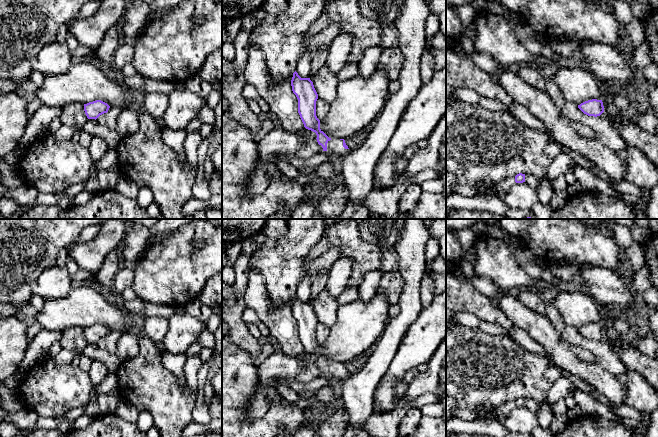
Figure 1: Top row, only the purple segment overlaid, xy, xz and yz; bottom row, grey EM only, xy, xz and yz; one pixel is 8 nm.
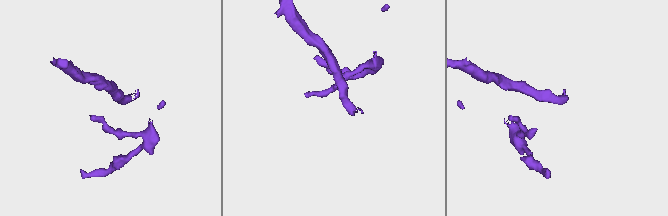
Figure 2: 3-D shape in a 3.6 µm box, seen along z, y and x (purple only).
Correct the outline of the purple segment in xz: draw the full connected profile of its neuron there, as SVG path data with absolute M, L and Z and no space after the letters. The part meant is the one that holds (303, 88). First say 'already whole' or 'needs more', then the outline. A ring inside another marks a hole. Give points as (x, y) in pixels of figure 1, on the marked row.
needs more; M404 0L400 13L396 16L393 25L398 32L398 48L403 54L403 65L398 82L400 89L390 94L387 101L372 125L363 135L361 144L356 149L349 149L344 139L329 138L320 129L320 120L316 116L316 101L318 94L310 78L301 78L295 71L291 80L292 91L298 99L298 113L304 127L317 135L317 142L322 146L323 151L327 151L335 157L337 166L343 176L344 183L348 187L349 203L353 203L356 208L350 219L369 219L371 212L363 203L365 197L373 190L374 169L383 152L386 150L389 141L394 134L399 120L411 100L417 95L422 86L420 78L420 60L425 50L426 20L430 15L426 0Z

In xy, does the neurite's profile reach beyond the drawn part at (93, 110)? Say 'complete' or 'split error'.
complete

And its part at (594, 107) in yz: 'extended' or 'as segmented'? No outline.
as segmented

